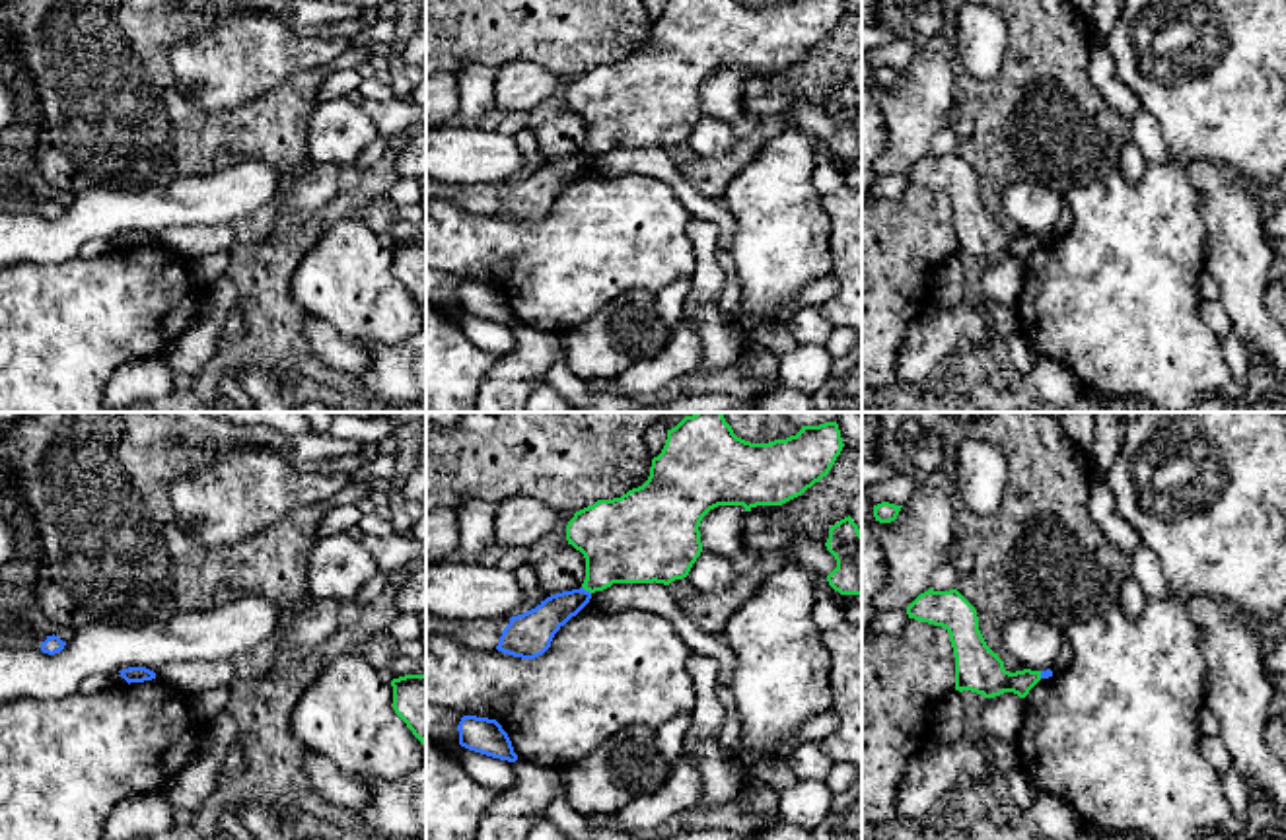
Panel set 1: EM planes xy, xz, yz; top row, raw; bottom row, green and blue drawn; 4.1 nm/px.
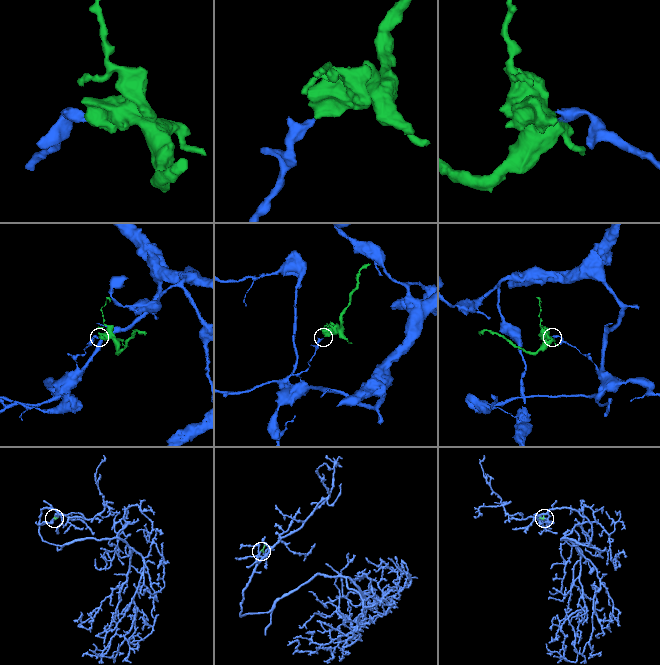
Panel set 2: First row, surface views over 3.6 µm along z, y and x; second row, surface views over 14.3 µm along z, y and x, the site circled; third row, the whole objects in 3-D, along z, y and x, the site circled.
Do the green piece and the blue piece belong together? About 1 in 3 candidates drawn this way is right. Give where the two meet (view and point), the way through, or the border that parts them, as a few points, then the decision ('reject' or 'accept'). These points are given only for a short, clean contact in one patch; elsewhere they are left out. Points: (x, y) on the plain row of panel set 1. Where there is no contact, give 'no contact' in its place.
meets green in xz at (586, 154); border along xz (582, 150), (590, 158); reject

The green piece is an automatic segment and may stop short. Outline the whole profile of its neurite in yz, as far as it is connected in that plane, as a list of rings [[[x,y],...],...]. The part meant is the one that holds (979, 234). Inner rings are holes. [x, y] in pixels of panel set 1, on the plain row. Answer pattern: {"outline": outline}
{"outline": [[[930,152],[907,171],[907,179],[947,194],[955,222],[955,255],[959,257],[971,255],[984,262],[1014,257],[1025,262],[1041,245],[1041,235],[1010,237],[1004,233],[1004,226],[986,210],[979,194],[975,171],[957,154],[934,156]]]}

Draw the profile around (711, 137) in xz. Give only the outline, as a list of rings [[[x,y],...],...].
[[[702,113],[687,144],[698,158],[724,158],[739,140],[733,136],[730,122]]]

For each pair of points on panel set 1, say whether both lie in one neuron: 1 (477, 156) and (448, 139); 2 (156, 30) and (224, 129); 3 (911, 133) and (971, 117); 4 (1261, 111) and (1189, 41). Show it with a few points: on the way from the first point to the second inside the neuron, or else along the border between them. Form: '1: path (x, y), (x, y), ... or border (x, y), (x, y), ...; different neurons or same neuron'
1: path (469, 156), (456, 146); same neuron
2: path (156, 61), (156, 86), (193, 123); same neuron
3: border (956, 78), (948, 125); different neurons
4: path (1244, 94), (1207, 57); same neuron

